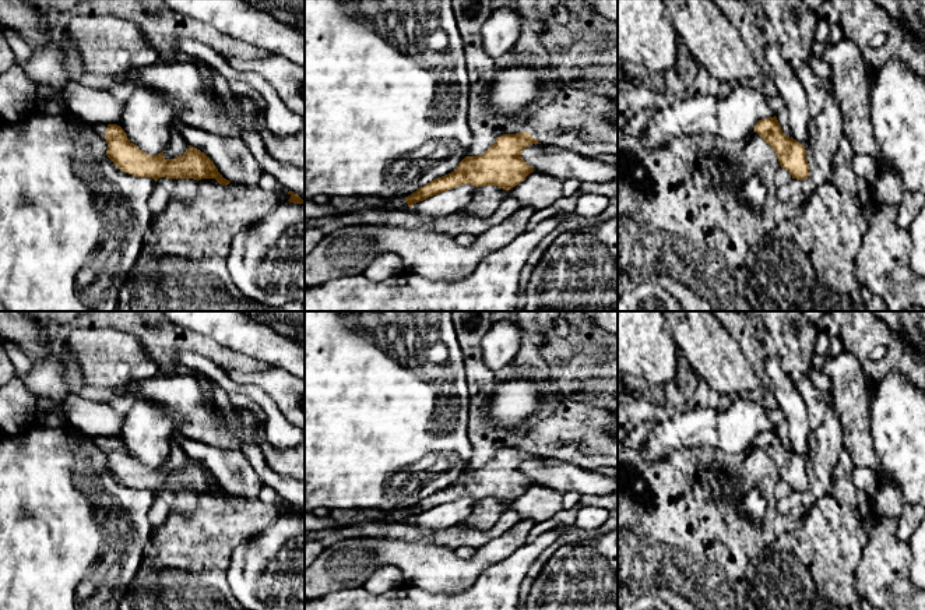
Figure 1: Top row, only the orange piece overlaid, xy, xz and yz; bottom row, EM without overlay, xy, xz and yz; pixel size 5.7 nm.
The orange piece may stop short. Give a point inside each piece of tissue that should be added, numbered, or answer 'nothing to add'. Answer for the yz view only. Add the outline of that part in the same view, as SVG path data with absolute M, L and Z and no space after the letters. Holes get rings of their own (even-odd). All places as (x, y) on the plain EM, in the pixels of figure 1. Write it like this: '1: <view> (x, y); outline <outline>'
nothing to add

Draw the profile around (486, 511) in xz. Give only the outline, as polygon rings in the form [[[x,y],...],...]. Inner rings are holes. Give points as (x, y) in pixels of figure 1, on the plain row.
[[[497,498],[476,500],[475,507],[464,525],[475,529],[488,529],[493,526],[507,509],[509,505]]]

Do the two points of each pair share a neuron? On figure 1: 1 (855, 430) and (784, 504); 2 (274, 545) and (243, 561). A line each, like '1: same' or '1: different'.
1: different
2: same

